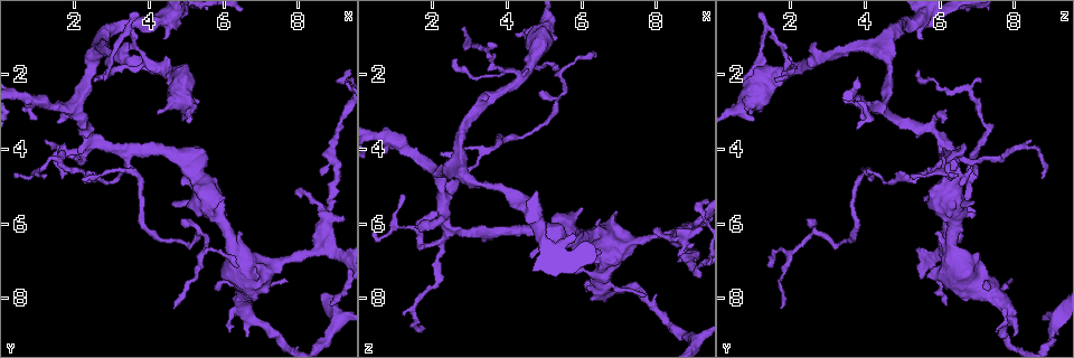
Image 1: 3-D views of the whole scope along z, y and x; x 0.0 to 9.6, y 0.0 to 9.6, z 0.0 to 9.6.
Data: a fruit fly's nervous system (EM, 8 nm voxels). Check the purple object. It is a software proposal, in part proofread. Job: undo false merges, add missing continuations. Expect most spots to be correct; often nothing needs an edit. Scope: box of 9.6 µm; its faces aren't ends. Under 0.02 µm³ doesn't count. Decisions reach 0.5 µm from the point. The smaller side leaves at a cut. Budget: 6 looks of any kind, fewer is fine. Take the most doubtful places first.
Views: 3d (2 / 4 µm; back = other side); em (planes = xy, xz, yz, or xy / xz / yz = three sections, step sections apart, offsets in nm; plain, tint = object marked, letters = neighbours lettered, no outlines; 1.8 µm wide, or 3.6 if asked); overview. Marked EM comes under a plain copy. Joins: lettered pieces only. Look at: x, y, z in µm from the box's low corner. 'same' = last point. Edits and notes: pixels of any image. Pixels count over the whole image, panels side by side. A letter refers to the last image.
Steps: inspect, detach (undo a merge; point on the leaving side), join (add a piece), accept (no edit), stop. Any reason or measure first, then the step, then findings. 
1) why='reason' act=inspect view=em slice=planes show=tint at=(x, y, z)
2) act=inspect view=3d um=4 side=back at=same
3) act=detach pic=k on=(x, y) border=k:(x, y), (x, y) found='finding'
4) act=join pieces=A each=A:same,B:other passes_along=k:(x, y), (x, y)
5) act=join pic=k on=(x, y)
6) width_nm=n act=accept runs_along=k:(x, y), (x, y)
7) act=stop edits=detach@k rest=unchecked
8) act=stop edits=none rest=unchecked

why='thin end' act=inspect view=3d um=2 at=(8.50, 4.65, 7.00)

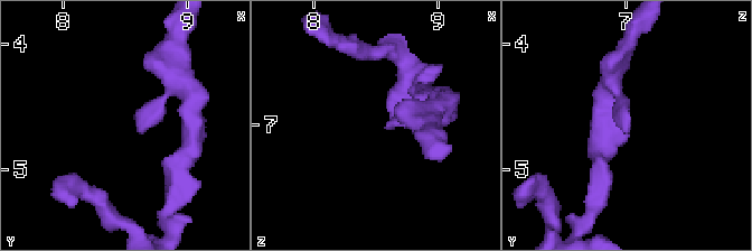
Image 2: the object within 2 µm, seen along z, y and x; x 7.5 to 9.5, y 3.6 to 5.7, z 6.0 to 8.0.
act=inspect view=em slice=yz step=4 show=letters at=(8.56, 4.60, 7.02)

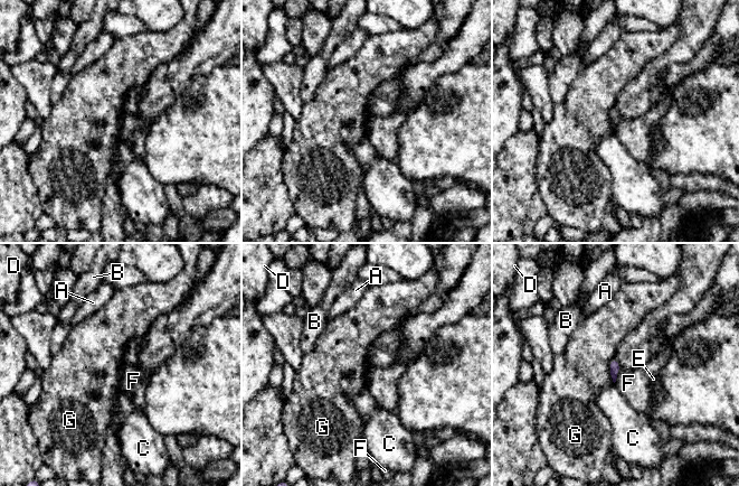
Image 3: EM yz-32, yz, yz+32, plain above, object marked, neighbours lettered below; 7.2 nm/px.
act=accept each=A:other,B:other,C:other,D:other,E:other,F:other,G:other found='none of them fits'

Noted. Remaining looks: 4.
why='stops while still wide' act=inspect view=3d um=4 at=(7.00, 7.45, 5.65)

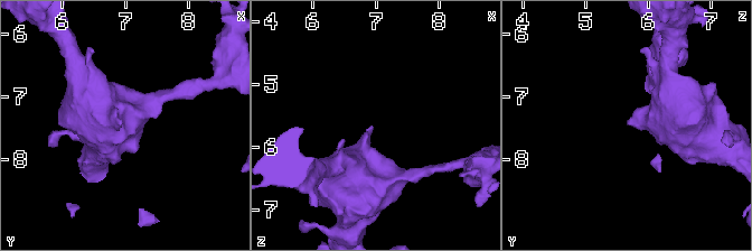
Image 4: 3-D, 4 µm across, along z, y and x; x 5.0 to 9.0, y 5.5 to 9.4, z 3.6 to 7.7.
why='shape alone is not enough' act=inspect view=em um=3.6 slice=planes show=letters at=(6.90, 7.40, 5.70)

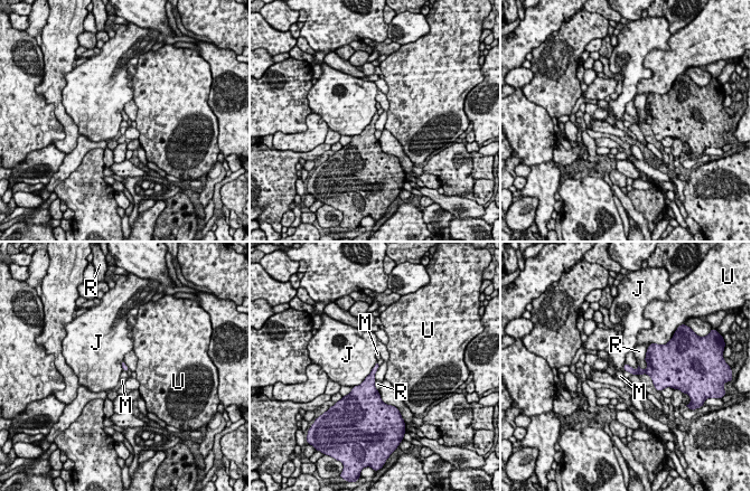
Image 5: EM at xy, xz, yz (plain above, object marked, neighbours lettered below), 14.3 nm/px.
act=accept each=J:other,M:other,R:other,U:other border=5:(376, 362), (371, 373), (353, 387) found='none of them fits'

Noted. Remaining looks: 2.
why='branch stops here' act=inspect view=em slice=yz step=16 show=tint at=(5.80, 7.80, 7.30)

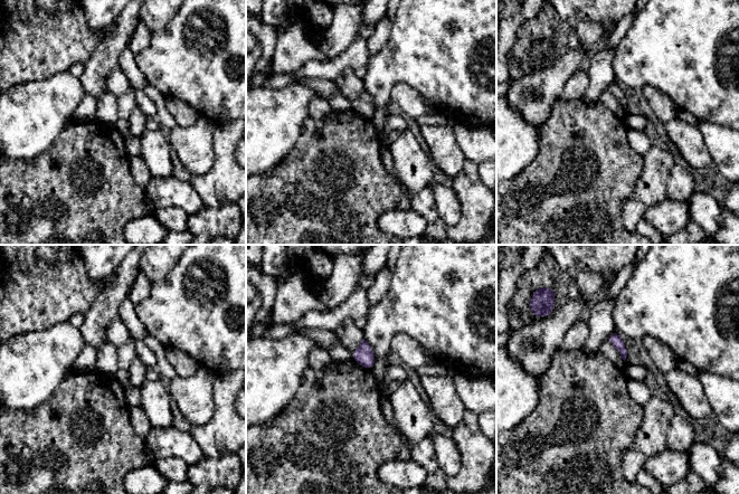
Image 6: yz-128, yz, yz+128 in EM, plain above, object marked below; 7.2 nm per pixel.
act=inspect view=em slice=planes show=letters at=same

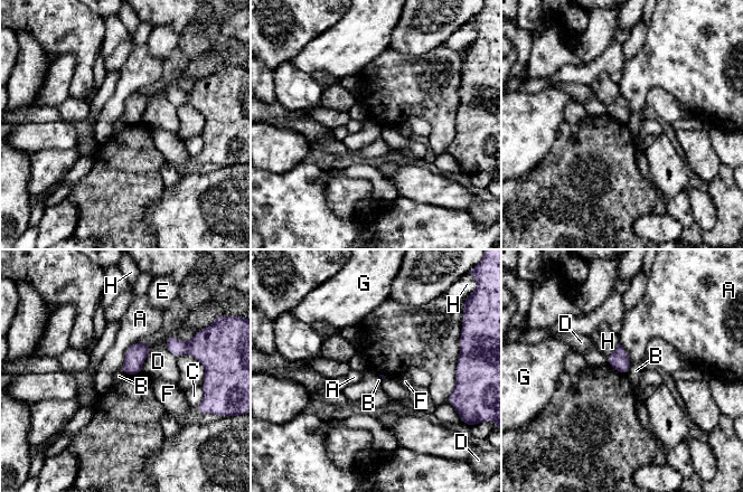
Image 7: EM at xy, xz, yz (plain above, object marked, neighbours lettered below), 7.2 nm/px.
act=accept each=A:other,B:other,C:other,D:other,E:other,F:other,G:other,H:other border=7:(632, 363), (626, 374) found='none of them fits'

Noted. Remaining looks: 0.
act=stop edits=none rest=unchecked

